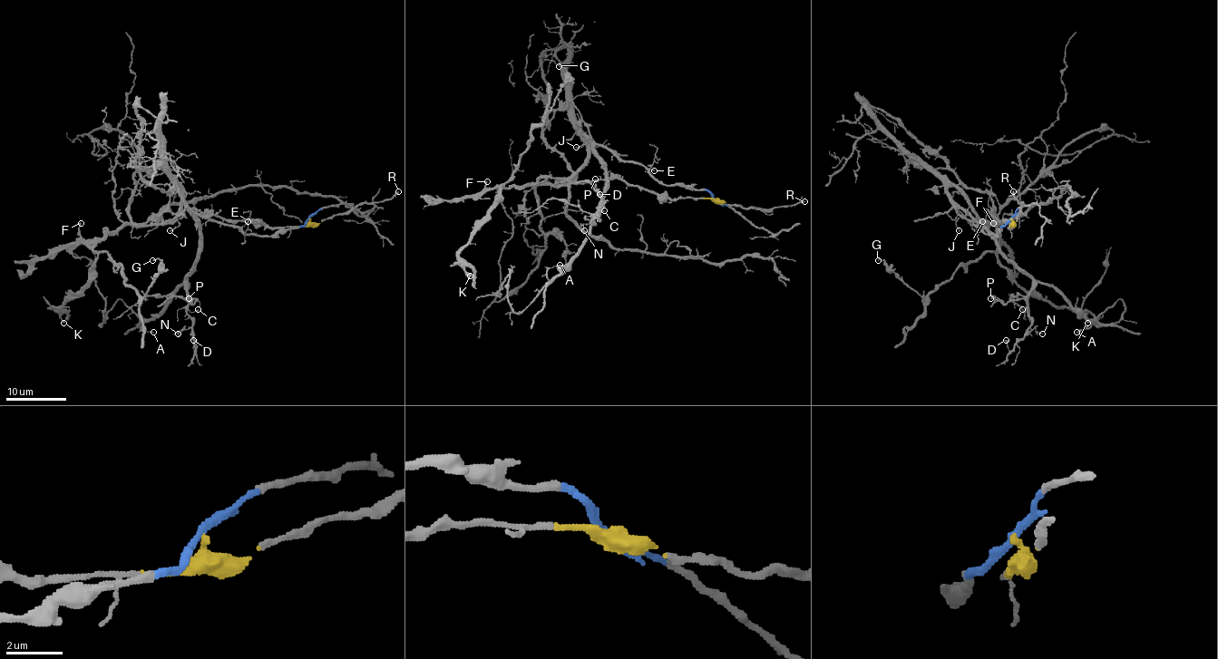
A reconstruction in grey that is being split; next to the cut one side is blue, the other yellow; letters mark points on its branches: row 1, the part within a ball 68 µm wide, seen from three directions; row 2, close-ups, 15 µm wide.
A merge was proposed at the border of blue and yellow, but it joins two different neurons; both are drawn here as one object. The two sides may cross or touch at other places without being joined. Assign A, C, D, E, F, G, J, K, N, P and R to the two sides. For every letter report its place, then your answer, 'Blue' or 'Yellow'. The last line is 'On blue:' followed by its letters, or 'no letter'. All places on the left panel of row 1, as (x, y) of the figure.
A: Place: (153, 332). Blue
C: Place: (198, 309). Blue
D: Place: (193, 340). Blue
E: Place: (248, 221). Blue
F: Place: (81, 223). Yellow
G: Place: (152, 260). Yellow
J: Place: (170, 230). Blue
K: Place: (63, 323). Yellow
N: Place: (178, 334). Blue
P: Place: (189, 298). Blue
R: Place: (398, 191). Yellow
On blue: A, C, D, E, J, N, P

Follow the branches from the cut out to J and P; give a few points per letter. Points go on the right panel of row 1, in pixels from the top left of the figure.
J: (1011, 218), (997, 237), (986, 235), (952, 208), (948, 215), (954, 219), (959, 230)
P: (1011, 218), (997, 237), (986, 235), (959, 208), (968, 212), (1033, 280), (1029, 292), (1018, 300), (990, 298)

